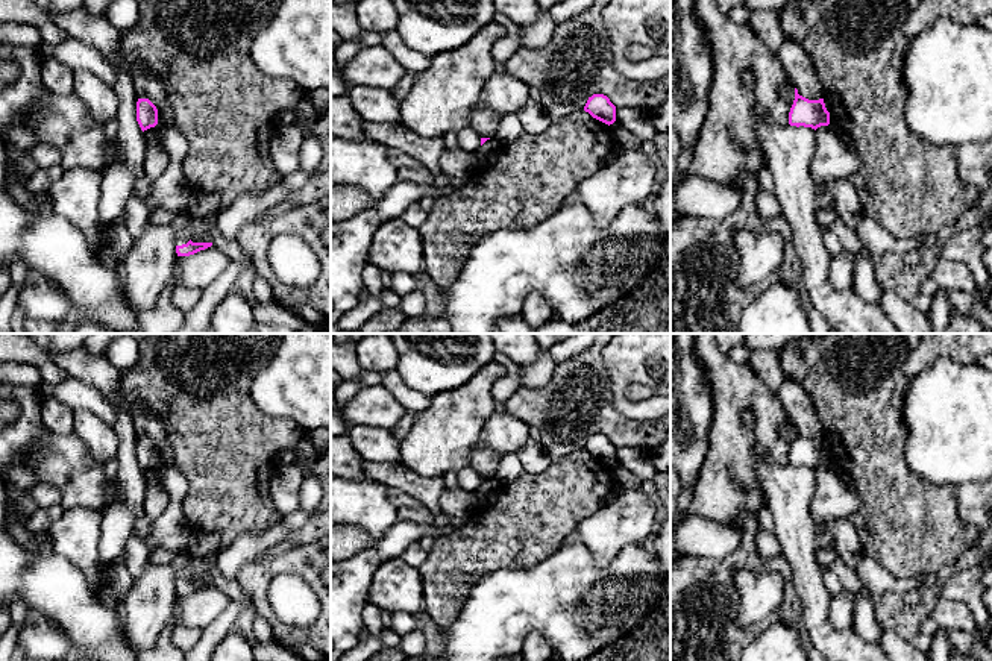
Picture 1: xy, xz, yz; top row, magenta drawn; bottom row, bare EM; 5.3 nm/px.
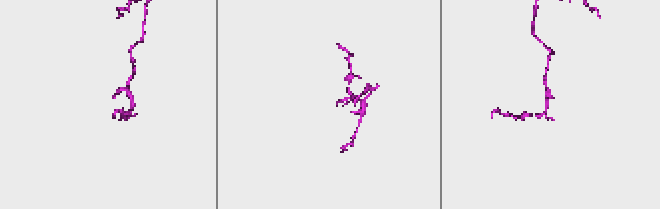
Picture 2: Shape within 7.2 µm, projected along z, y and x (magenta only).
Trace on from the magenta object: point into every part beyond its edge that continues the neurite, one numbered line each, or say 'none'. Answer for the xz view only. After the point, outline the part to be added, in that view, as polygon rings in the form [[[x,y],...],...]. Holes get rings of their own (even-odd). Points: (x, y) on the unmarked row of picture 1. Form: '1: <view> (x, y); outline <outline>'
none

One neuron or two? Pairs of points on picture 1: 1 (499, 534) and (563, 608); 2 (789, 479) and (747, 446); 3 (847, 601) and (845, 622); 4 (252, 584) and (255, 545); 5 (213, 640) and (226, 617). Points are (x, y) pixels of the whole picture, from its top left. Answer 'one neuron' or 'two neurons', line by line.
1: two neurons
2: two neurons
3: one neuron
4: two neurons
5: one neuron

